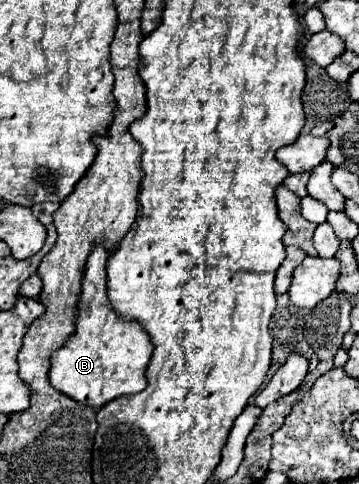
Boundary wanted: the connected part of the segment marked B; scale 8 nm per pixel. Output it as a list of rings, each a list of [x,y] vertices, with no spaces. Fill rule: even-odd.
[[[92,244],[92,252],[82,272],[82,292],[74,322],[74,334],[58,348],[50,360],[52,386],[92,408],[102,408],[106,402],[122,394],[138,394],[146,388],[146,366],[152,356],[152,342],[148,332],[134,320],[122,318],[114,312],[106,294],[106,260],[108,250],[100,244]],[[102,294],[102,298],[100,298]]]

